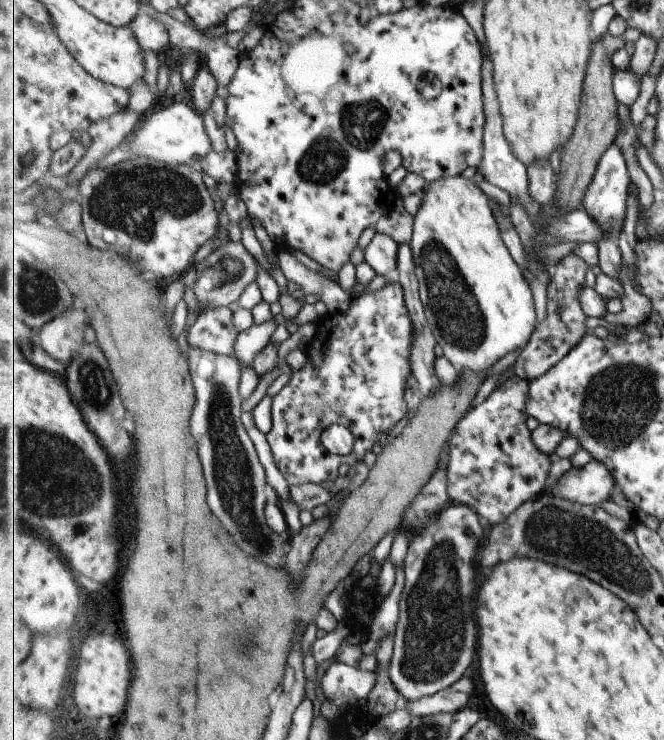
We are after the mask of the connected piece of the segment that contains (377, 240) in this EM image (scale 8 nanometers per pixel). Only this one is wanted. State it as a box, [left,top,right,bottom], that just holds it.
[363,232,400,278]

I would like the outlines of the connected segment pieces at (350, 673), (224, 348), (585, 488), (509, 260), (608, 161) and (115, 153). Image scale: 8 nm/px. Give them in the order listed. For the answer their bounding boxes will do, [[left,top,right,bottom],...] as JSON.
[[320,660,377,712],[188,307,237,355],[544,459,616,505],[411,176,538,373],[583,143,632,239],[95,103,214,169]]

